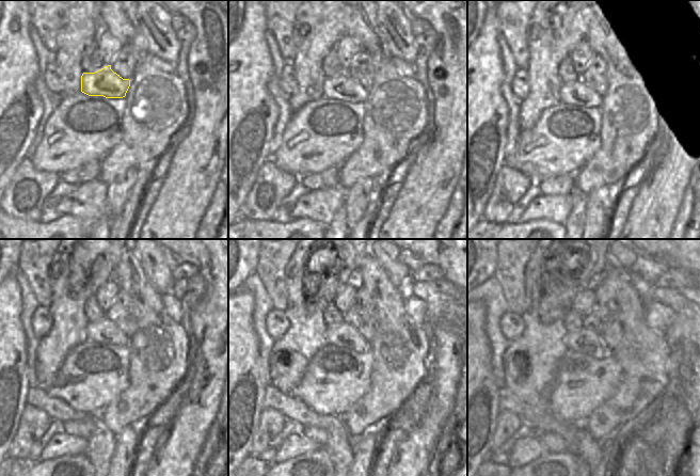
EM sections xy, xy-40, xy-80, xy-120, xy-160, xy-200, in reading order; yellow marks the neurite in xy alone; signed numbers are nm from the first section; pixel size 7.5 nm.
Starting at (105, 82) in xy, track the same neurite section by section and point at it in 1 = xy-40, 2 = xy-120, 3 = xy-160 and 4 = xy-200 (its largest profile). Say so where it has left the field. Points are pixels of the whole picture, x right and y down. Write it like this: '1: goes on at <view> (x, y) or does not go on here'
1: goes on at xy-40 (343, 86)
2: goes on at xy-120 (102, 331)
3: goes on at xy-160 (344, 334)
4: goes on at xy-200 (584, 340)

